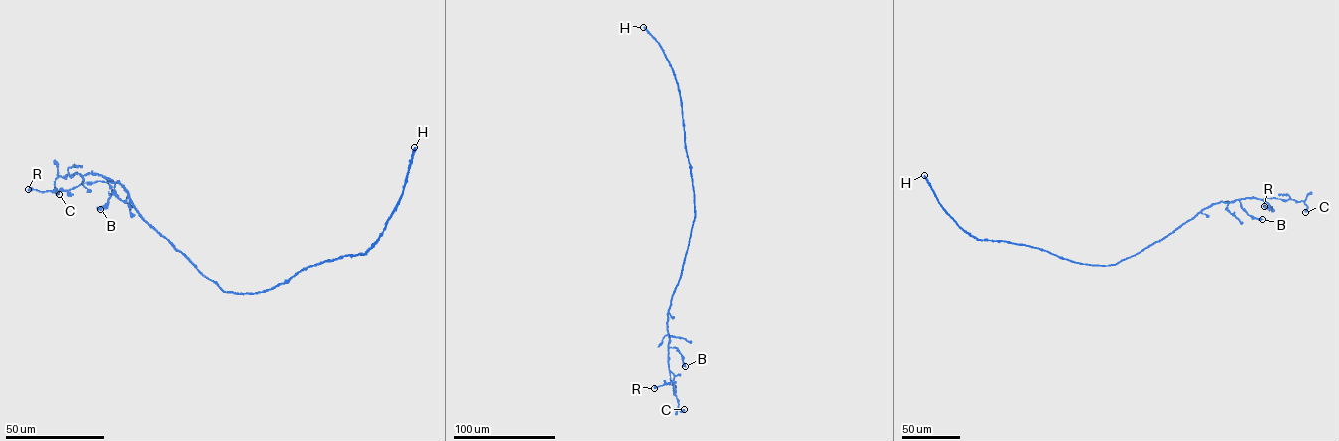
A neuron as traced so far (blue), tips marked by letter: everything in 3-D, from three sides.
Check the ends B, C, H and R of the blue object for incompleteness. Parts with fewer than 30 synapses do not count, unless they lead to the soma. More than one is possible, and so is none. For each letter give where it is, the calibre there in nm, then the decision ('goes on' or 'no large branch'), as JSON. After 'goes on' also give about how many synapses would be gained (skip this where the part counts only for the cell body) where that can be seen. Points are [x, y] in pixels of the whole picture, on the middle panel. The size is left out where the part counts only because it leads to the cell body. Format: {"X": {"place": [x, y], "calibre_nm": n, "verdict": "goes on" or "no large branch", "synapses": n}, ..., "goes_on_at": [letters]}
{"B": {"place": [685, 366], "calibre_nm": 240, "verdict": "no large branch"}, "C": {"place": [684, 409], "calibre_nm": 600, "verdict": "no large branch"}, "H": {"place": [643, 27], "calibre_nm": 300, "verdict": "goes on", "synapses": 650}, "R": {"place": [654, 388], "calibre_nm": 480, "verdict": "no large branch"}, "goes_on_at": ["H"]}

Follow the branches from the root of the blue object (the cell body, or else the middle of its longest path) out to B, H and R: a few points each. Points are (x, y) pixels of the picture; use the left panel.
B: (228, 292), (202, 275), (181, 252), (143, 220), (119, 182), (104, 177), (112, 192), (107, 203), (100, 209)
H: (228, 292), (265, 292), (287, 282), (309, 266), (366, 254), (381, 236), (402, 195), (414, 147)
R: (228, 292), (202, 275), (143, 220), (119, 182), (86, 173), (82, 183), (69, 190), (28, 189)

